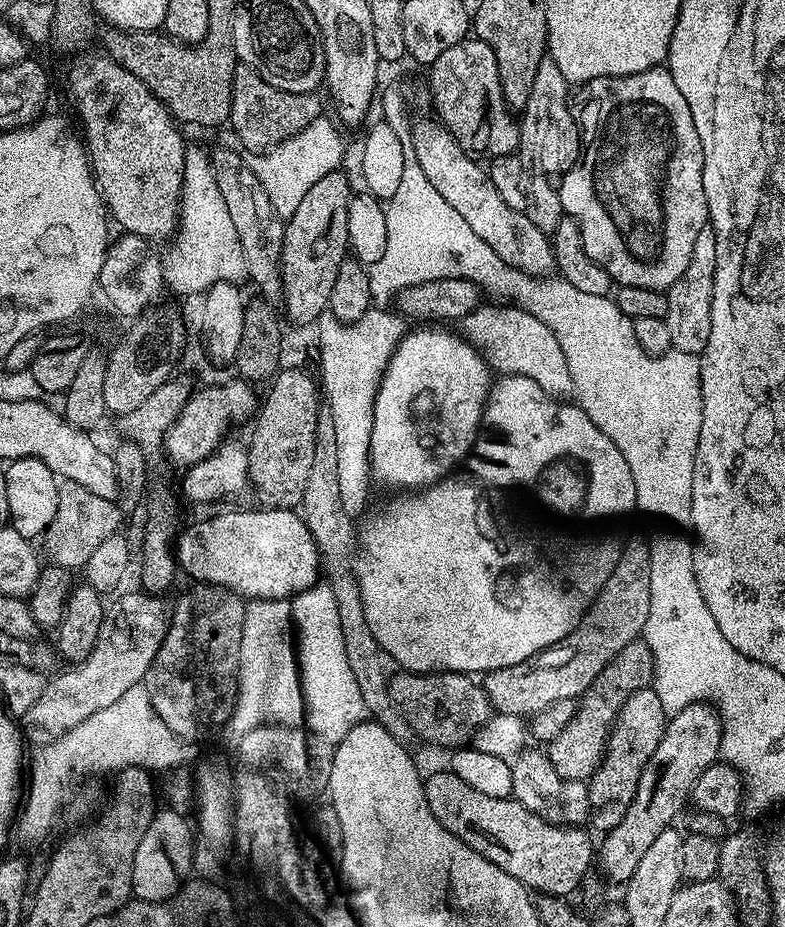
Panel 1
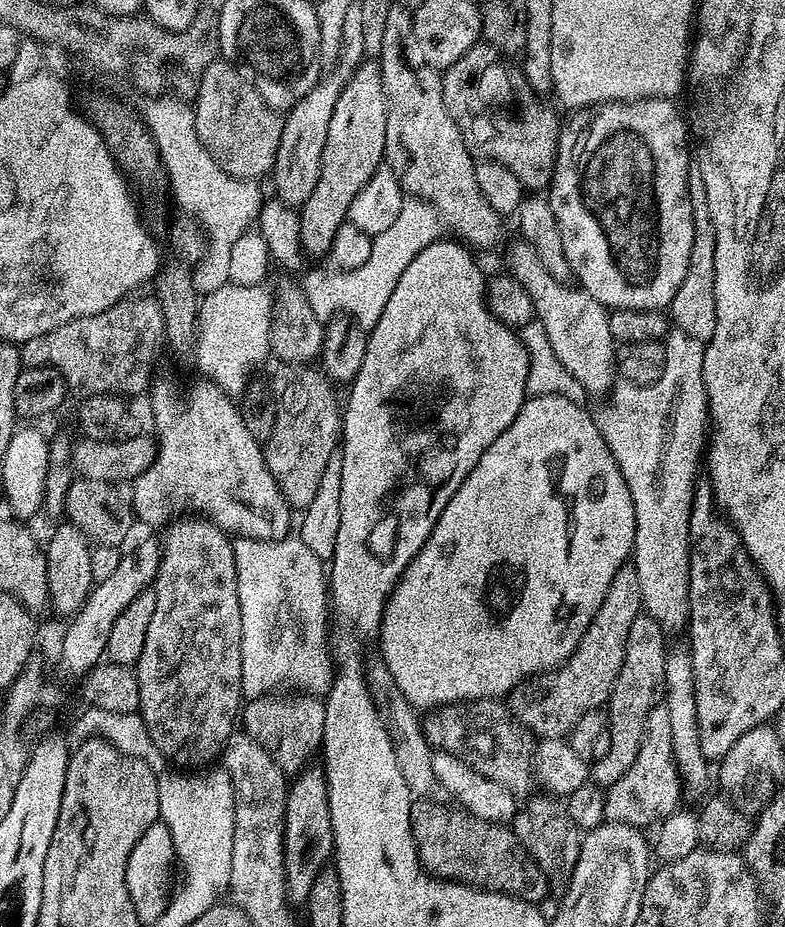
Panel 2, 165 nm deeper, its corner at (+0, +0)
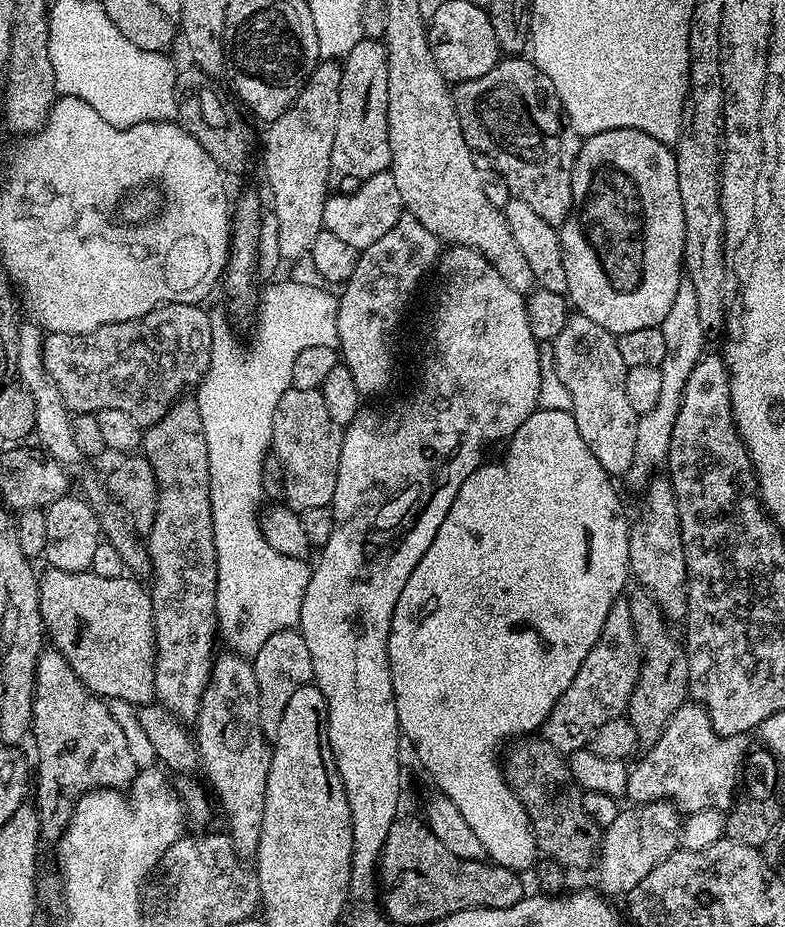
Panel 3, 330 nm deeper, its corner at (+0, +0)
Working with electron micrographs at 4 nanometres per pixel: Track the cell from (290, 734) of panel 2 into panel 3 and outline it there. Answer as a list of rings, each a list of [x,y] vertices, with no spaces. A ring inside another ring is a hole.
[[[296,628],[278,630],[278,634],[272,634],[262,646],[262,650],[258,650],[251,665],[258,678],[262,730],[265,736],[275,738],[278,734],[278,724],[282,722],[282,714],[286,711],[286,704],[290,702],[294,692],[303,684],[313,683],[310,650],[306,650],[306,642]]]

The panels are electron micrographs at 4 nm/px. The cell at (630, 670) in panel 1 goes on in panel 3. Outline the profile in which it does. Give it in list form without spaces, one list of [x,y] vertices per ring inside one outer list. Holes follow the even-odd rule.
[[[629,591],[626,599],[630,606],[630,618],[634,618],[634,634],[640,647],[640,673],[634,686],[634,694],[630,694],[630,702],[626,718],[634,726],[637,745],[647,750],[662,738],[662,730],[666,730],[666,722],[689,699],[688,690],[688,652],[685,645],[672,637],[669,621],[664,619],[662,610],[656,599],[648,592]]]

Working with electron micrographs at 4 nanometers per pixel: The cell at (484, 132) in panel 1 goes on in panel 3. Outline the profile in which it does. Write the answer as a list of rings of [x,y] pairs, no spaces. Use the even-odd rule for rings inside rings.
[[[504,58],[486,70],[482,78],[455,85],[452,88],[452,101],[456,103],[462,134],[473,153],[490,158],[515,199],[527,202],[545,222],[563,225],[572,213],[572,171],[580,153],[582,138],[565,114],[550,78],[546,78],[546,74],[542,74],[542,70],[538,70],[531,59]]]

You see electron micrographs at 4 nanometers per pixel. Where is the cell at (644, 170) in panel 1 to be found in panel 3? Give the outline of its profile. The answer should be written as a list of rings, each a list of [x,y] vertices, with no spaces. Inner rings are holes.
[[[623,128],[622,130],[606,130],[587,137],[581,143],[580,153],[572,171],[572,213],[568,215],[559,229],[562,246],[562,262],[566,266],[566,296],[571,307],[590,322],[598,322],[602,330],[611,332],[613,336],[630,334],[630,330],[646,330],[646,326],[661,327],[670,314],[670,302],[674,302],[674,294],[678,294],[678,286],[682,279],[684,263],[684,215],[682,214],[682,194],[678,190],[678,166],[675,151],[669,145],[658,142],[658,138],[650,138],[642,130]]]

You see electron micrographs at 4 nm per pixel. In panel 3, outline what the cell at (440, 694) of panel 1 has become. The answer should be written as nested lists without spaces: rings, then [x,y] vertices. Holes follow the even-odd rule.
[[[520,738],[512,746],[502,756],[504,777],[526,810],[536,835],[537,849],[565,870],[591,869],[598,860],[602,829],[582,806],[584,792],[570,770],[565,753],[554,750],[554,746],[543,738]]]

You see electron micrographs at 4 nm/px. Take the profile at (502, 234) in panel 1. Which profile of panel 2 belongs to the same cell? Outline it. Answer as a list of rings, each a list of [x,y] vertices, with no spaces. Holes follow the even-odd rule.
[[[520,238],[517,244],[509,246],[506,272],[518,282],[522,282],[526,294],[530,294],[530,302],[534,302],[534,310],[536,311],[535,319],[545,328],[550,345],[558,356],[558,361],[562,362],[562,366],[582,384],[588,394],[593,397],[594,395],[602,395],[601,397],[603,397],[609,391],[607,388],[612,384],[612,372],[614,376],[614,341],[610,334],[609,309],[598,303],[583,288],[573,286],[563,280],[554,279],[550,270],[546,270],[546,266],[542,264],[542,258],[538,258],[534,246],[528,243],[527,239]]]

